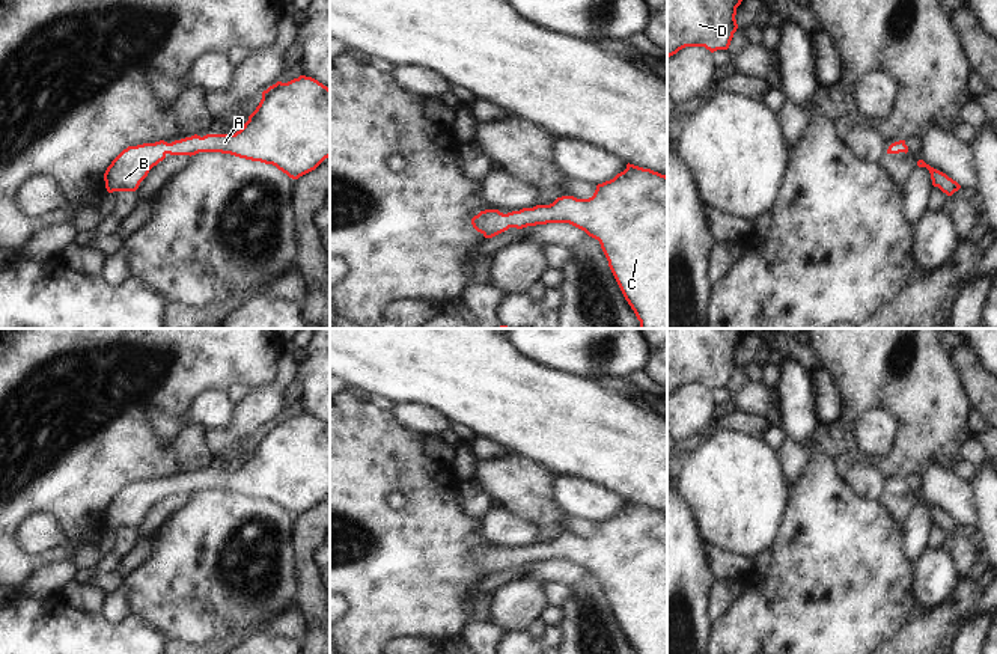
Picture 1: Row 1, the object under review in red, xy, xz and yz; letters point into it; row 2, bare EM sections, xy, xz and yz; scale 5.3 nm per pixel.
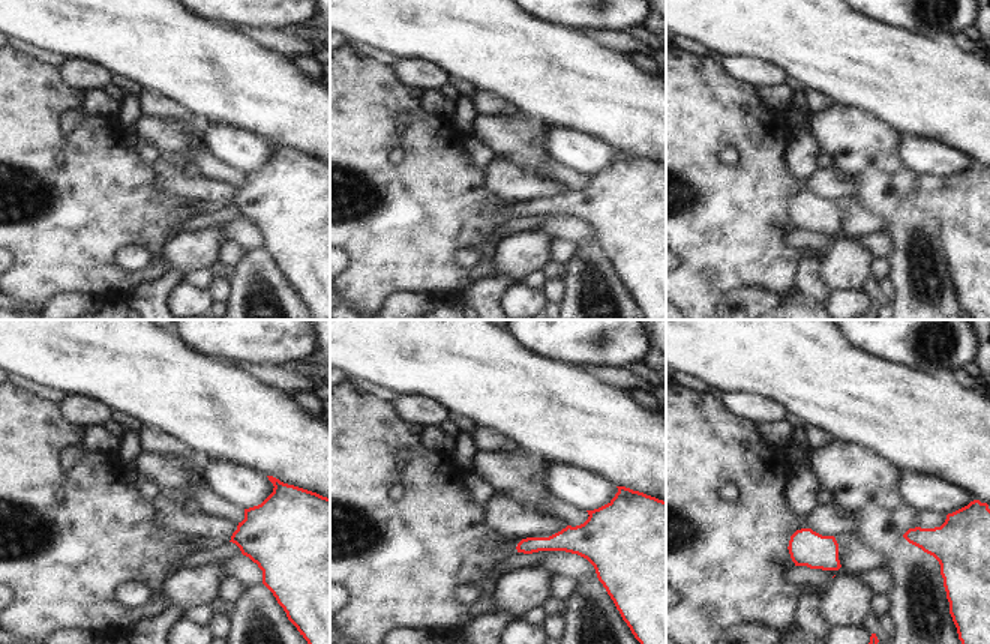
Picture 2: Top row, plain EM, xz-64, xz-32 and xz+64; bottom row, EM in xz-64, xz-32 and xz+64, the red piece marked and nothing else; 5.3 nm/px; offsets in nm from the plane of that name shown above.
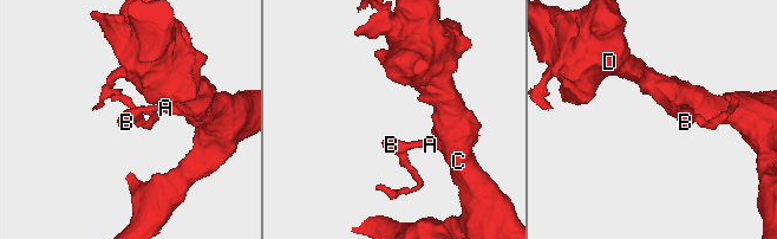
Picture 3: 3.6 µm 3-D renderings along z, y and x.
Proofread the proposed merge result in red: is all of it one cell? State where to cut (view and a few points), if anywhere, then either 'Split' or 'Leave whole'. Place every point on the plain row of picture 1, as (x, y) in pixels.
No split. Leave whole

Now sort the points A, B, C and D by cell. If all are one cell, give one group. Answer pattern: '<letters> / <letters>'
A B C D

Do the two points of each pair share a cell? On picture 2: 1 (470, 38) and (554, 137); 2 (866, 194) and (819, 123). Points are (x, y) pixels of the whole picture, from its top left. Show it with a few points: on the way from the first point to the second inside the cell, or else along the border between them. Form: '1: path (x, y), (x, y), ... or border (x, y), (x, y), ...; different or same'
1: border (545, 126), (567, 126), (581, 132); different
2: path (866, 174), (866, 164), (839, 137); same

